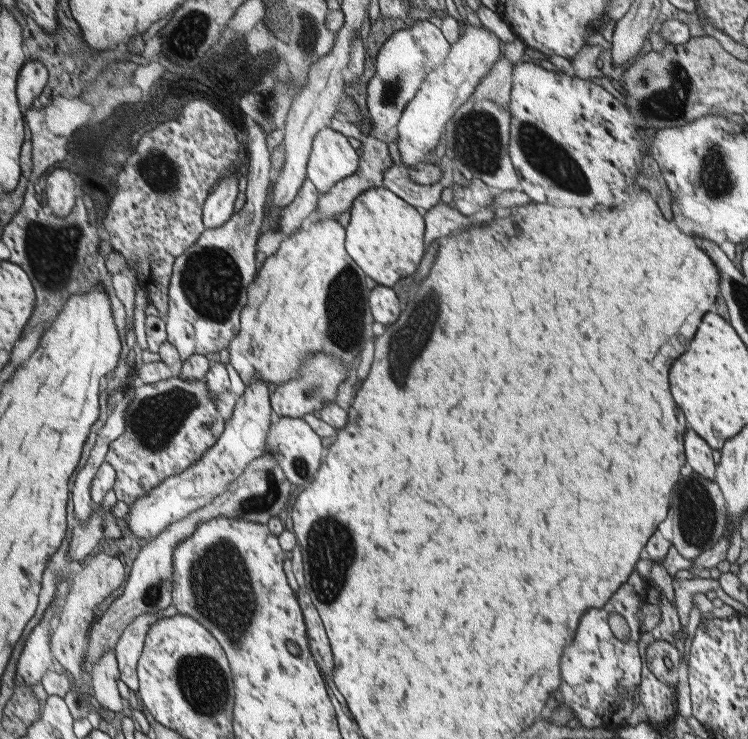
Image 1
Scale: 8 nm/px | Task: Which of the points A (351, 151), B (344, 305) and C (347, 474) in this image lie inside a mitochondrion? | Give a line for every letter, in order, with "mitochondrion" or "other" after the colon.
A: other
B: mitochondrion
C: other

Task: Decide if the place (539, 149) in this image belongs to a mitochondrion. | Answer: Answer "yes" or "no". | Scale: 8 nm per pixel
yes

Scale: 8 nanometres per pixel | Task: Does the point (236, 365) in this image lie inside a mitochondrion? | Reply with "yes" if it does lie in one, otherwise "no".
no

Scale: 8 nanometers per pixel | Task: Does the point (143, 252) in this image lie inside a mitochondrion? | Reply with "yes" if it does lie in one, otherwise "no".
no

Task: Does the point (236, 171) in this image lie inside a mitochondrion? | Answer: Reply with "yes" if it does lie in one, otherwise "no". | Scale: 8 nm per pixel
no

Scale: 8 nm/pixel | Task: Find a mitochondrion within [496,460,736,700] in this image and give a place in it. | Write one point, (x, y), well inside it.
(696, 513)

